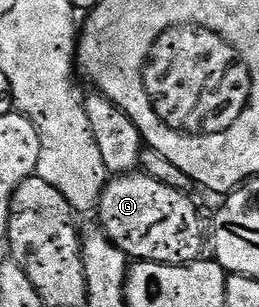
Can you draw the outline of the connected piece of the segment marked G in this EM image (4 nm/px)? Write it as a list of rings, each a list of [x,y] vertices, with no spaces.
[[[143,173],[118,175],[100,194],[99,226],[108,236],[108,240],[118,245],[118,249],[122,249],[122,253],[128,256],[129,260],[145,263],[194,263],[205,254],[206,227],[204,231],[203,225],[200,224],[200,215],[192,204],[192,197],[191,194],[174,189],[170,185],[162,185],[162,181]]]

